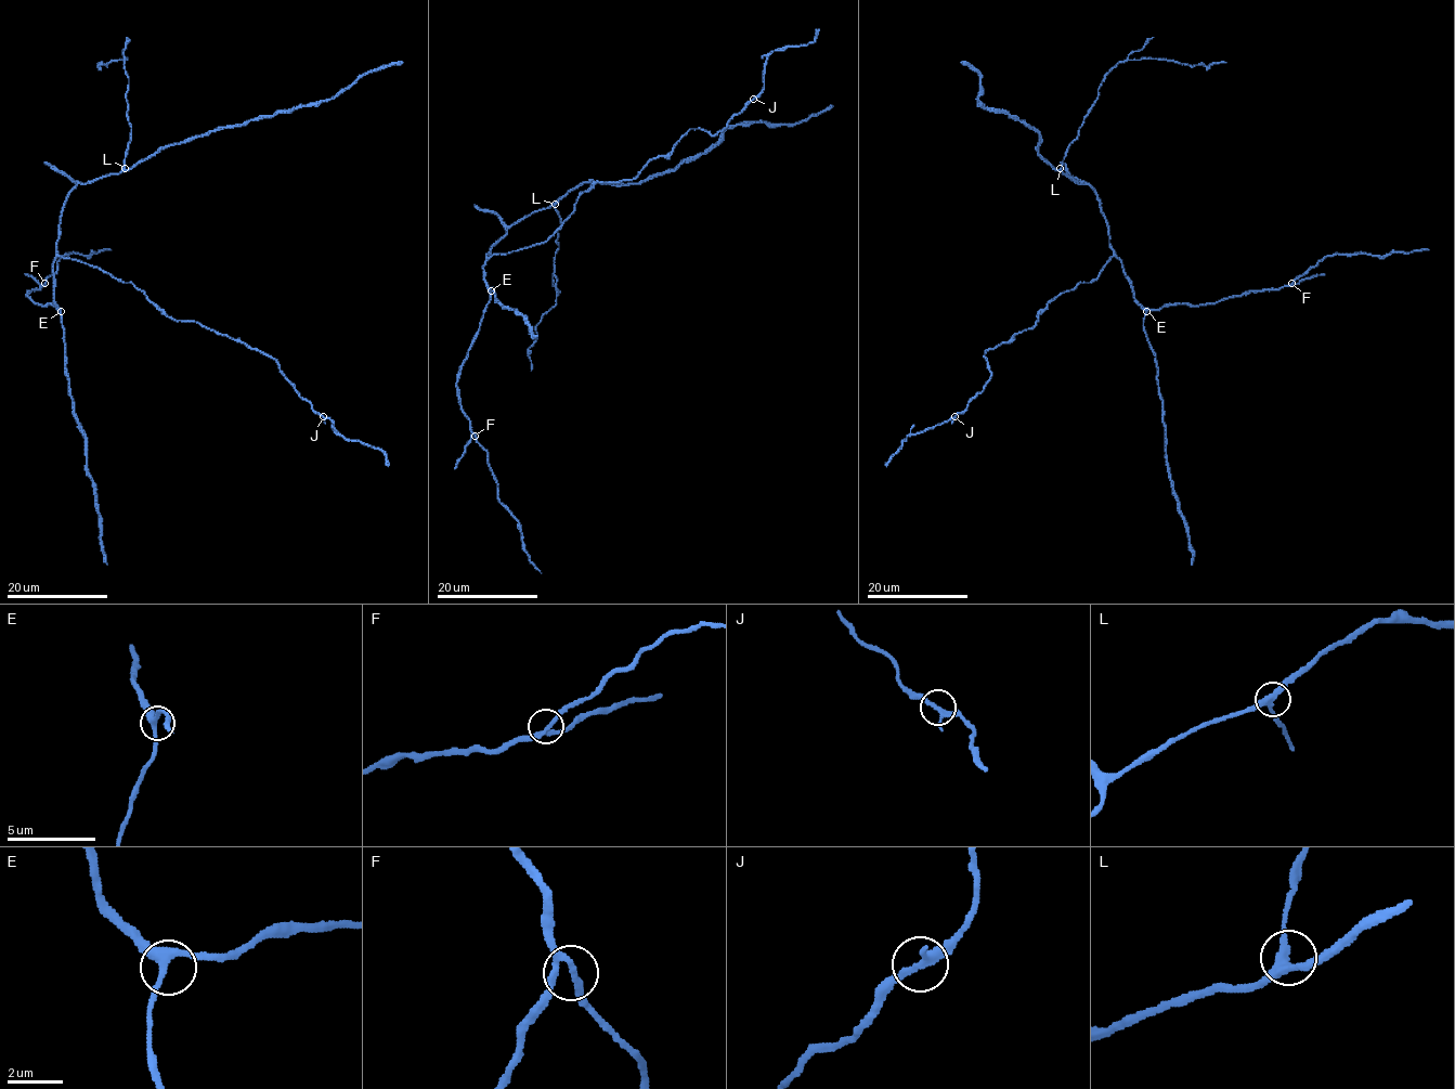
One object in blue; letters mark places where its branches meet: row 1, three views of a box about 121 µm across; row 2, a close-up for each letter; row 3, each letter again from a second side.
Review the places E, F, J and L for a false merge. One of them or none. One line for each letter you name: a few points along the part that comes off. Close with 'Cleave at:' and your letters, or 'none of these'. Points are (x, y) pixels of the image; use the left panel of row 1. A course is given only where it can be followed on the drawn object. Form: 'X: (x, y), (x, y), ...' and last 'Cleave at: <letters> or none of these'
Cleave at: none of these

